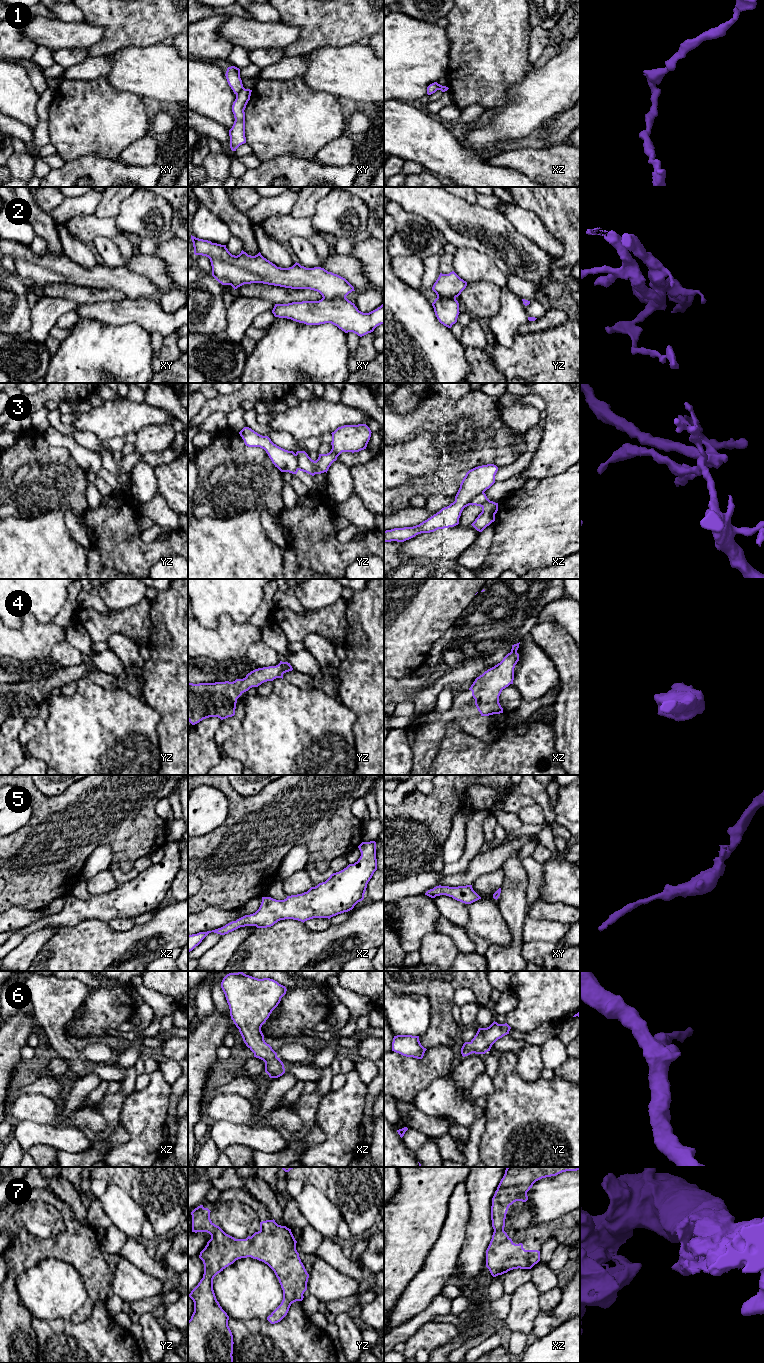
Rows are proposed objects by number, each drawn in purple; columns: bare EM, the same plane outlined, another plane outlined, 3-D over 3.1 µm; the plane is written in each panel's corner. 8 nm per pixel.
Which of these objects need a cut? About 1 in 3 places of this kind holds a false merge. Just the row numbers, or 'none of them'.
1, 2, 3

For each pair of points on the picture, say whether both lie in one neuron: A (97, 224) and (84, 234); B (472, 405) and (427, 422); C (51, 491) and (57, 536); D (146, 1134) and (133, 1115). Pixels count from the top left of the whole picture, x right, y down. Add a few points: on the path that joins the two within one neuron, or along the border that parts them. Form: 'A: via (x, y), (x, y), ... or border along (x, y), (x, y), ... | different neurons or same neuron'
A: via (94, 226), (87, 231) | same neuron
B: via (461, 416), (459, 418), (438, 418) | same neuron
C: border along (63, 511), (52, 510), (32, 518) | different neurons
D: via (145, 1129), (138, 1120) | same neuron

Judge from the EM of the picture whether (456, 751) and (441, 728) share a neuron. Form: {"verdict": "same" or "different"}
{"verdict": "different"}

